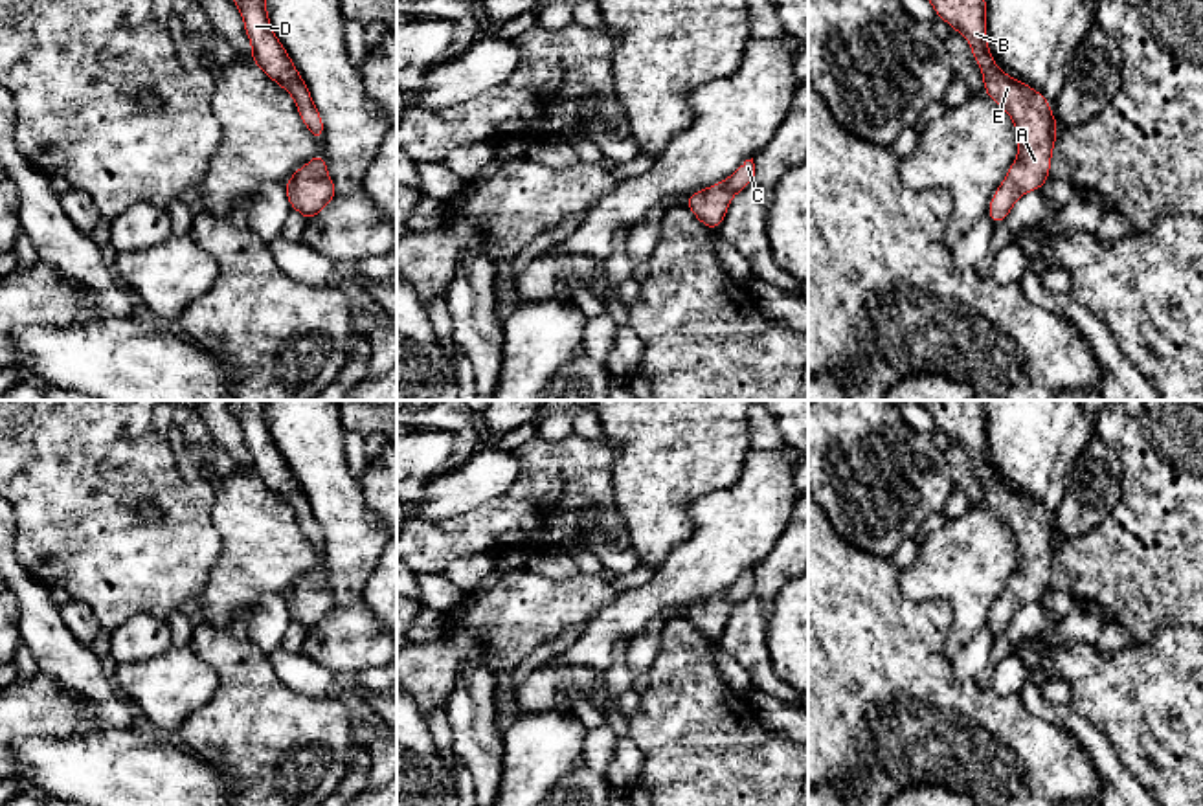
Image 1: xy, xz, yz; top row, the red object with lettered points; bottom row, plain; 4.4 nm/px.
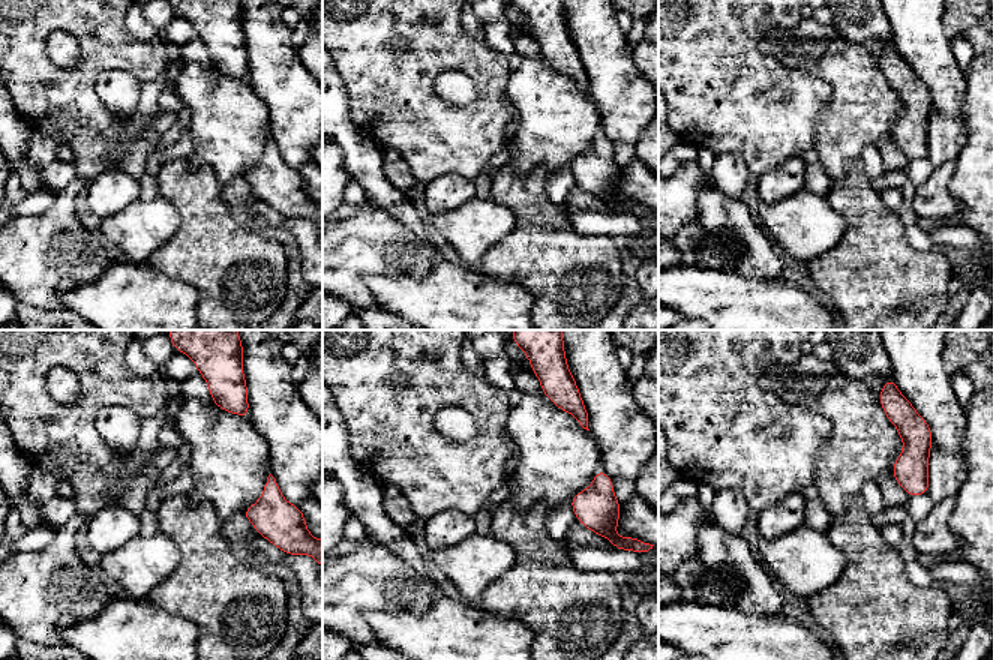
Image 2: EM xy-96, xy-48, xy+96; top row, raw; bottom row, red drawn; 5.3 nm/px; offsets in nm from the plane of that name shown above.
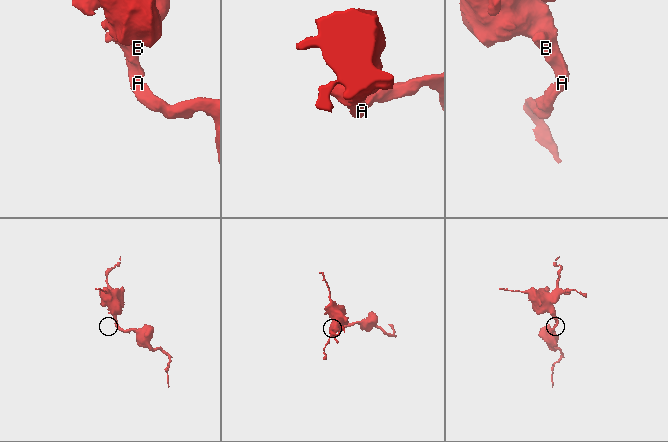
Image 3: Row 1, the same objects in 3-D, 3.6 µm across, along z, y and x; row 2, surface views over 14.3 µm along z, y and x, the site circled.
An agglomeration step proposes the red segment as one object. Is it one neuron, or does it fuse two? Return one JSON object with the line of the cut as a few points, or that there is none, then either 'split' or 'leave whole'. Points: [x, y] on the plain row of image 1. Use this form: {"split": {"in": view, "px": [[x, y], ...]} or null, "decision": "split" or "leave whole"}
{"split": null, "decision": "leave whole"}

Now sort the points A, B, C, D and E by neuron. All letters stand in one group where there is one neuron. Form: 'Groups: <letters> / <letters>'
Groups: A B C D E

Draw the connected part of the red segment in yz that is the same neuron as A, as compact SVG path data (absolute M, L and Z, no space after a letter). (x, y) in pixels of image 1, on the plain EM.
M911 400L926 408L937 430L970 453L975 474L981 477L984 505L992 509L1014 532L1017 567L1006 589L994 604L986 626L1001 635L1017 610L1038 602L1049 591L1051 567L1056 554L1058 532L1041 503L1006 487L995 474L986 453L984 400Z

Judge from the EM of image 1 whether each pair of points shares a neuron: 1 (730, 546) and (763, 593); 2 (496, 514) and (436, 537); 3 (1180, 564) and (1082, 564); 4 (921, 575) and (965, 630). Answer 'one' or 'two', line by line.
1: two
2: one
3: one
4: one

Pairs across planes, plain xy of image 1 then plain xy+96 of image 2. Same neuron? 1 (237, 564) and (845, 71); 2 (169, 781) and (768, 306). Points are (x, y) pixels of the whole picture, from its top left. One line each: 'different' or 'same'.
1: same
2: same

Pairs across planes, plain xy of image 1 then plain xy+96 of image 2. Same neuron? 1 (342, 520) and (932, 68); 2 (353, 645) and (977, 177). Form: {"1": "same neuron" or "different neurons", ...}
{"1": "same neuron", "2": "different neurons"}

